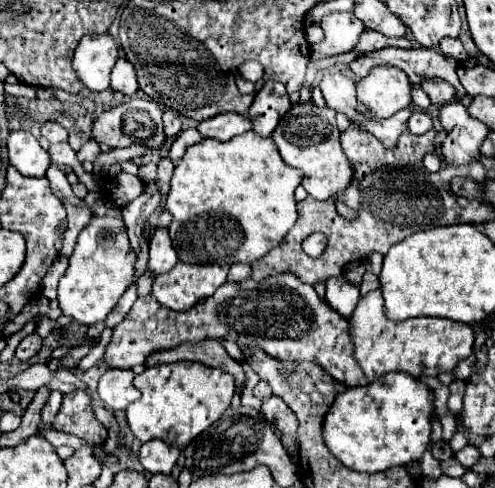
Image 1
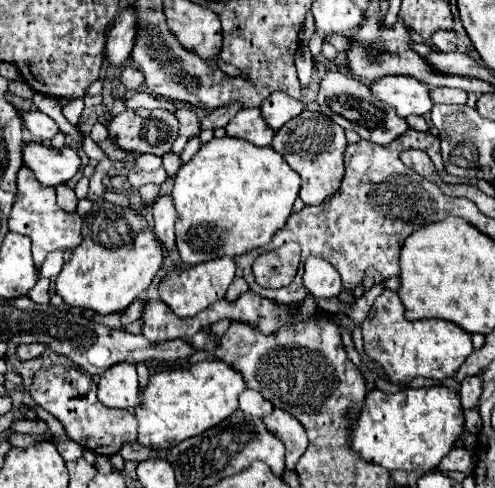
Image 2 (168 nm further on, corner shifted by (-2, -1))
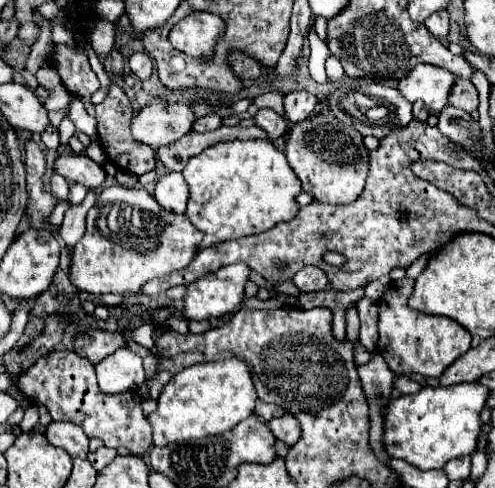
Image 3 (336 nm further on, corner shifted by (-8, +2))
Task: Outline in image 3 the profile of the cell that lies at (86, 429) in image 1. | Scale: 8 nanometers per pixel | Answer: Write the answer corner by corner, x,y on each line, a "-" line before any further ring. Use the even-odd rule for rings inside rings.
58,351
40,357
36,365
22,373
18,387
26,397
44,403
54,421
76,423
84,429
88,437
102,439
106,447
126,447
134,455
142,455
150,449
152,431
148,419
140,409
140,395
136,391
124,393
124,397
108,397
100,393
94,375
94,365
88,359
78,357
74,351

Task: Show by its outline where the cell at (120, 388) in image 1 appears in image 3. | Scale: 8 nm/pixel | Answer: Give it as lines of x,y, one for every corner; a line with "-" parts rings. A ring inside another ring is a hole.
128,347
118,349
116,353
112,353
112,357
96,365
96,377
98,377
98,385
102,393
122,395
138,387
146,379
142,357
130,351

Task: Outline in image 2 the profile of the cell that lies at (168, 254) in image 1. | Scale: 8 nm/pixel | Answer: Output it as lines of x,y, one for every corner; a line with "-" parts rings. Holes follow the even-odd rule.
170,194
158,196
152,204
152,216
154,216
154,232
162,240
162,244
172,252
176,248
174,244
174,222
176,222
176,208

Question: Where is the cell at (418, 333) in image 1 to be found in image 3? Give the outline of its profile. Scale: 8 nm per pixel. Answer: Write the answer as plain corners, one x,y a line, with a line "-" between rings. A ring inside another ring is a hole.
404,277
390,283
388,291
380,297
380,319
378,319
378,343
376,351
384,357
388,367
396,375
420,373
428,377
440,377
458,357
462,357
472,343
472,335
458,325
458,321
440,315
426,315
408,307
414,281

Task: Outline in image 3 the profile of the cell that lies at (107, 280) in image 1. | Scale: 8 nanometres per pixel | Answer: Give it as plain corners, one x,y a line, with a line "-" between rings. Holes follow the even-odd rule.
108,187
100,191
94,207
86,215
86,233
76,243
68,269
70,283
78,291
94,295
138,295
150,279
188,265
202,237
186,215
160,209
146,189

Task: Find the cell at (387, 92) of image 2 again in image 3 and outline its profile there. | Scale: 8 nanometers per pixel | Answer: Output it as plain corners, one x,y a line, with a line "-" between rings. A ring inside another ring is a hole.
416,65
404,79
398,81
398,91
410,101
422,101
428,111
438,113
448,103
448,91
456,81
454,73
446,73
434,65

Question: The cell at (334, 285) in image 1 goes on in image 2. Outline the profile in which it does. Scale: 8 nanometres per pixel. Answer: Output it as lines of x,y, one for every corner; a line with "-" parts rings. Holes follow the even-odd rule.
310,256
306,260
302,282
312,296
320,296
320,298
336,298
338,292
342,292
338,270
334,270
334,266
330,266
322,258

